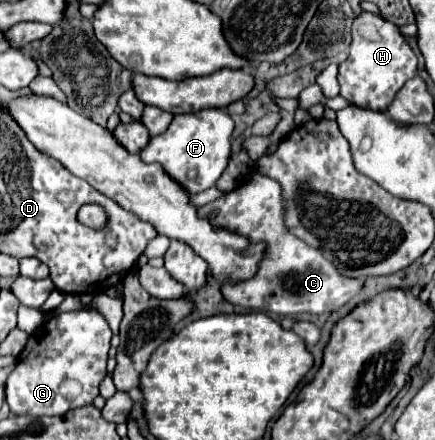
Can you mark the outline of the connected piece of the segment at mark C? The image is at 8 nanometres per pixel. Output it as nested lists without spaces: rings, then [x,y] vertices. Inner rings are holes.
[[[251,171],[237,189],[225,193],[223,197],[201,205],[197,209],[201,219],[209,219],[213,229],[229,229],[249,239],[249,243],[265,243],[265,255],[259,261],[255,277],[241,283],[221,285],[223,297],[233,303],[253,311],[269,311],[283,317],[293,317],[301,313],[321,315],[333,313],[345,305],[353,293],[361,291],[363,281],[339,275],[339,271],[329,263],[317,249],[305,245],[299,237],[289,233],[285,225],[285,197],[281,185],[271,177]],[[215,211],[215,217],[211,217]]]

